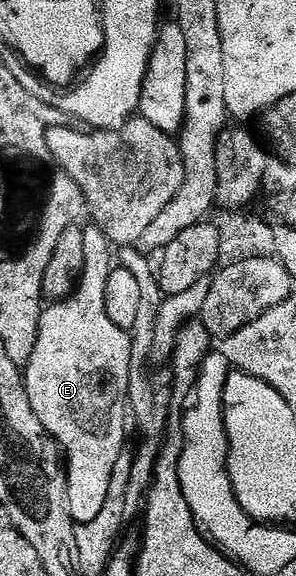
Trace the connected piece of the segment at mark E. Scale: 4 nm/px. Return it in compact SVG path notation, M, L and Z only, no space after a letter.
M87 225L83 227L83 231L83 273L67 299L54 302L44 310L39 322L37 345L25 368L29 405L33 405L33 413L37 413L41 425L59 444L65 456L69 513L76 524L94 521L105 505L105 497L109 497L113 465L117 465L117 457L121 457L125 450L126 443L123 442L127 439L127 423L123 418L128 418L129 415L127 390L131 372L130 334L117 329L117 325L113 325L113 321L109 321L105 313L105 281L113 270L113 244L100 227Z

